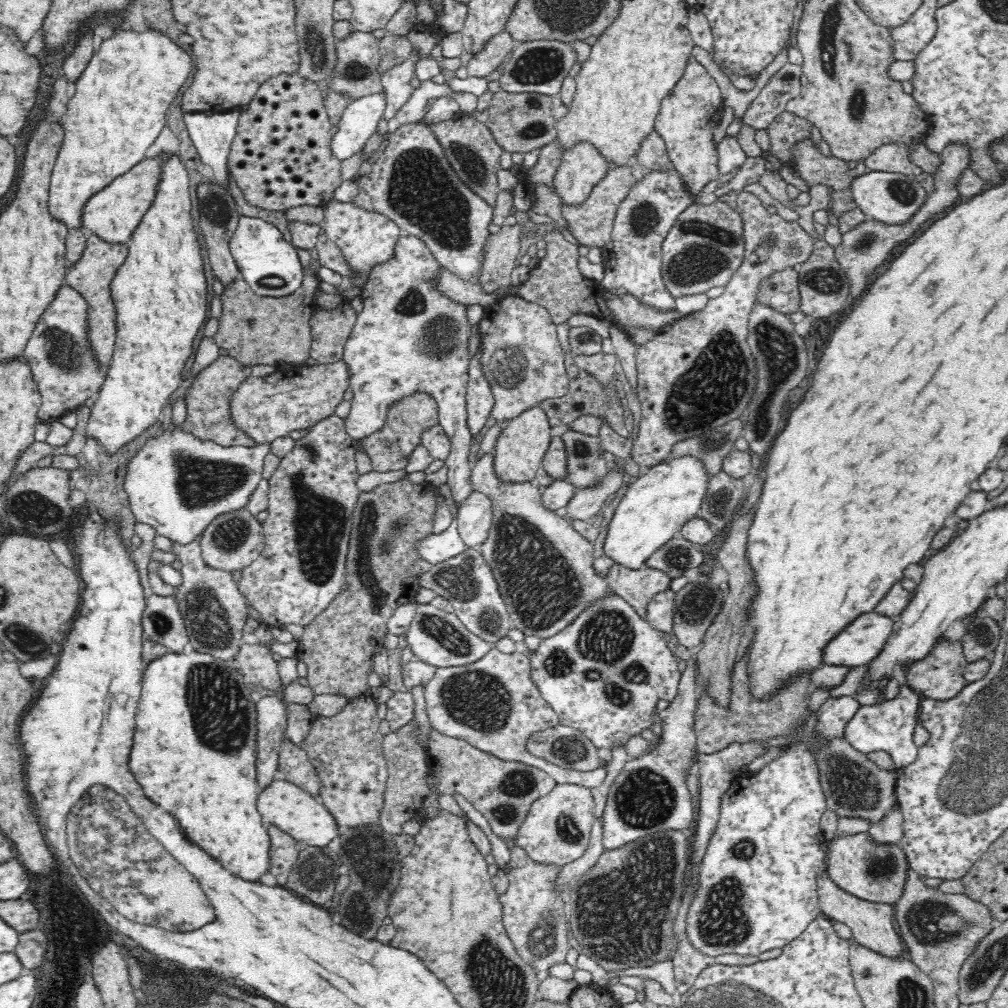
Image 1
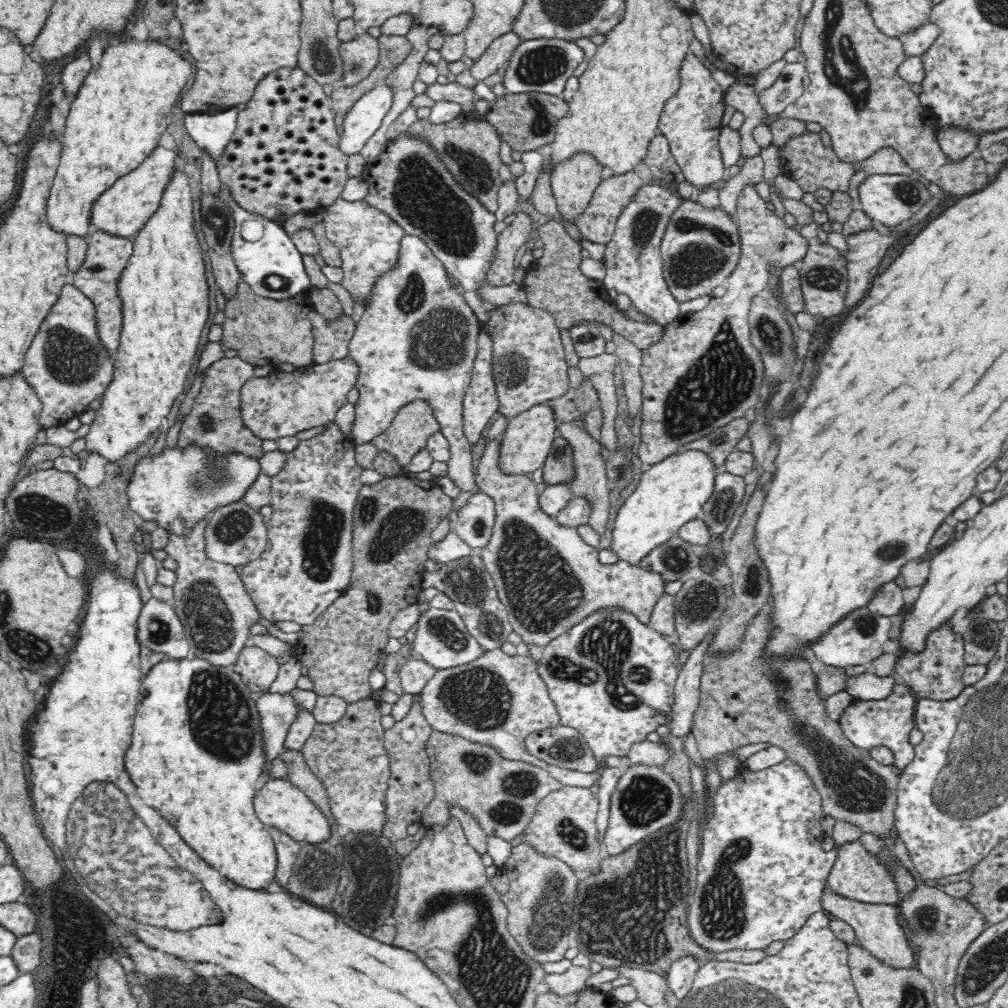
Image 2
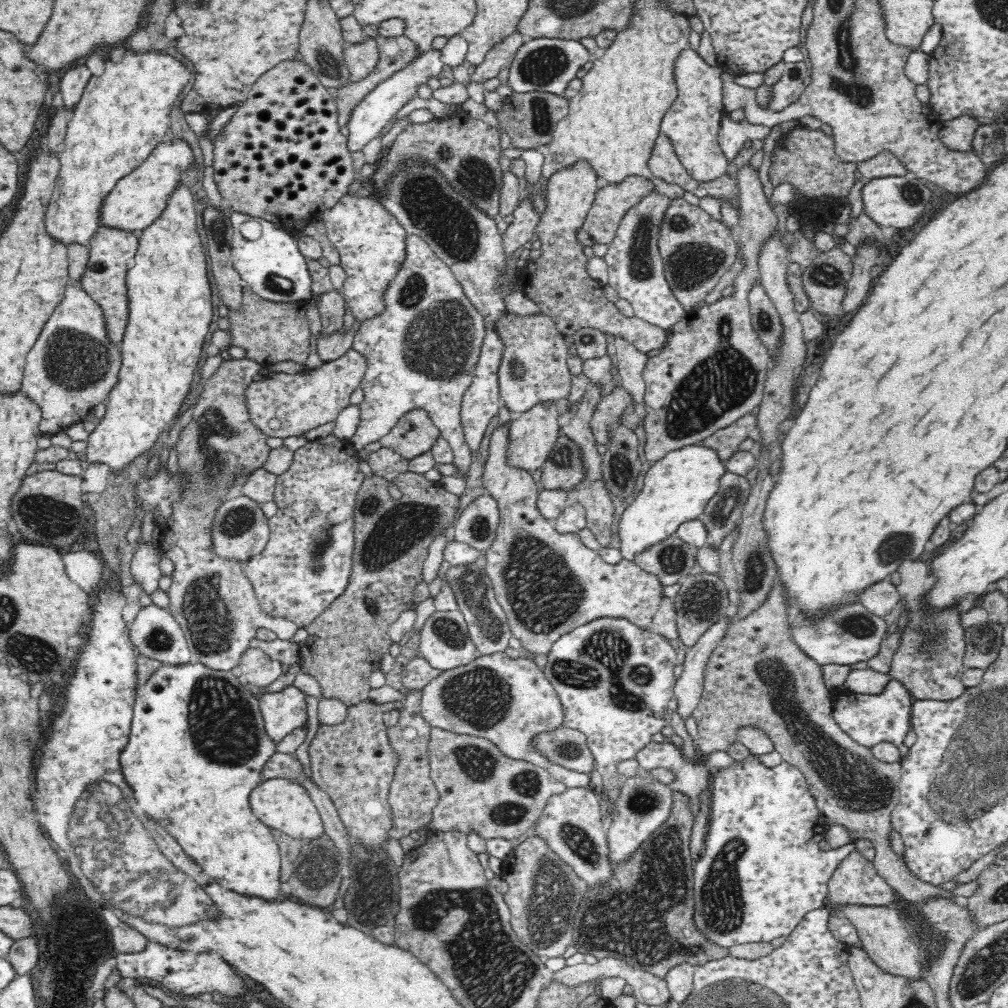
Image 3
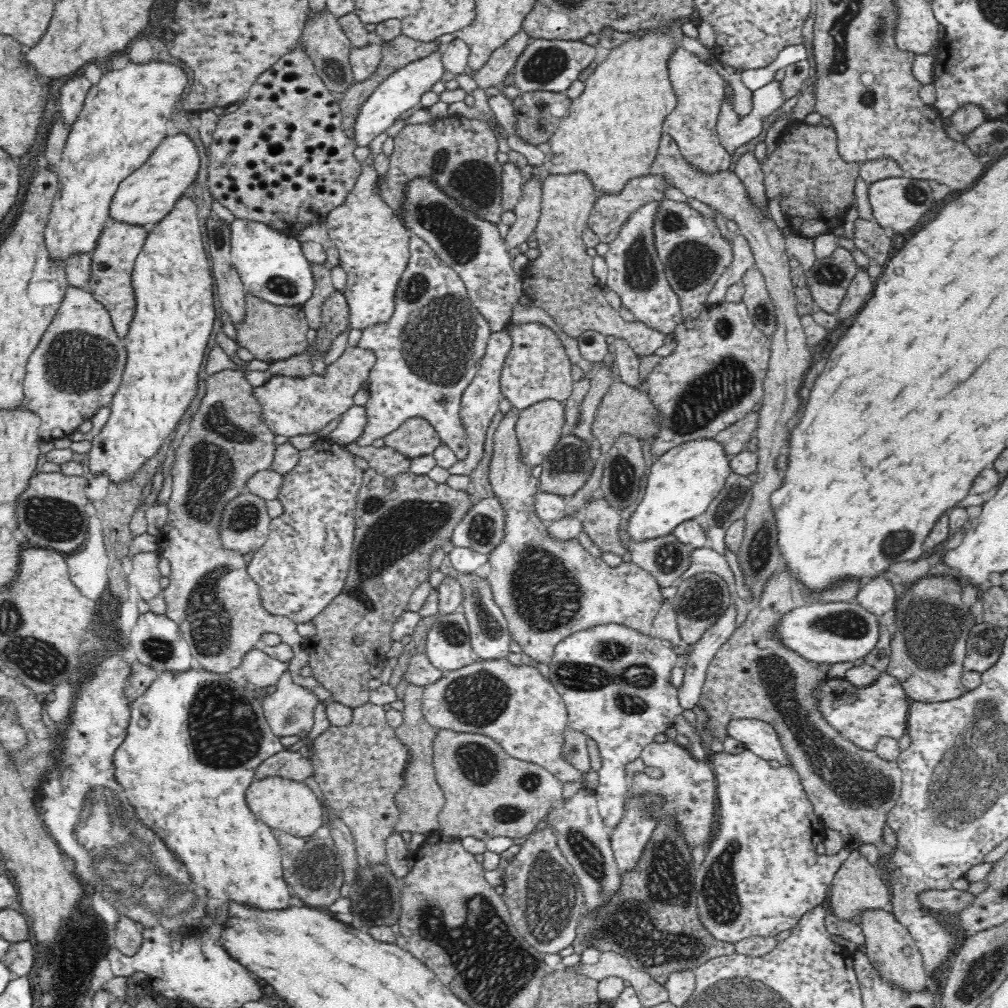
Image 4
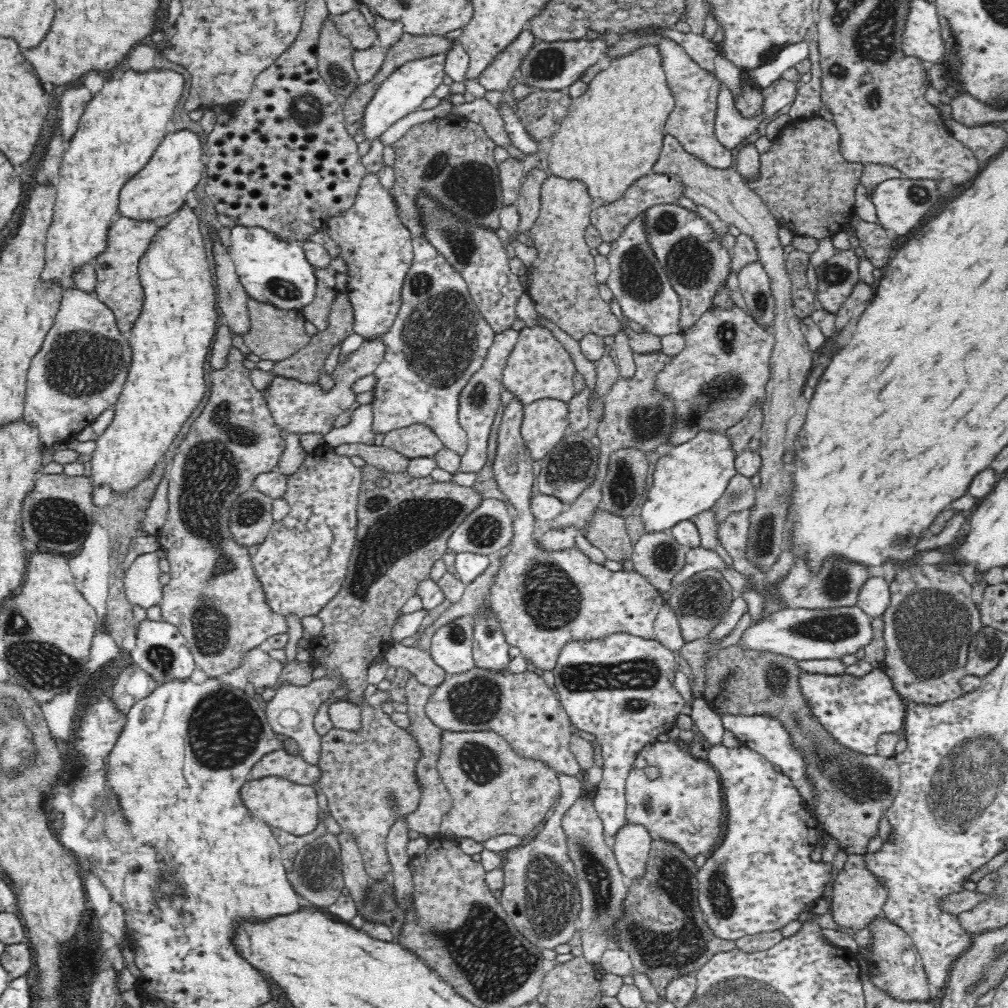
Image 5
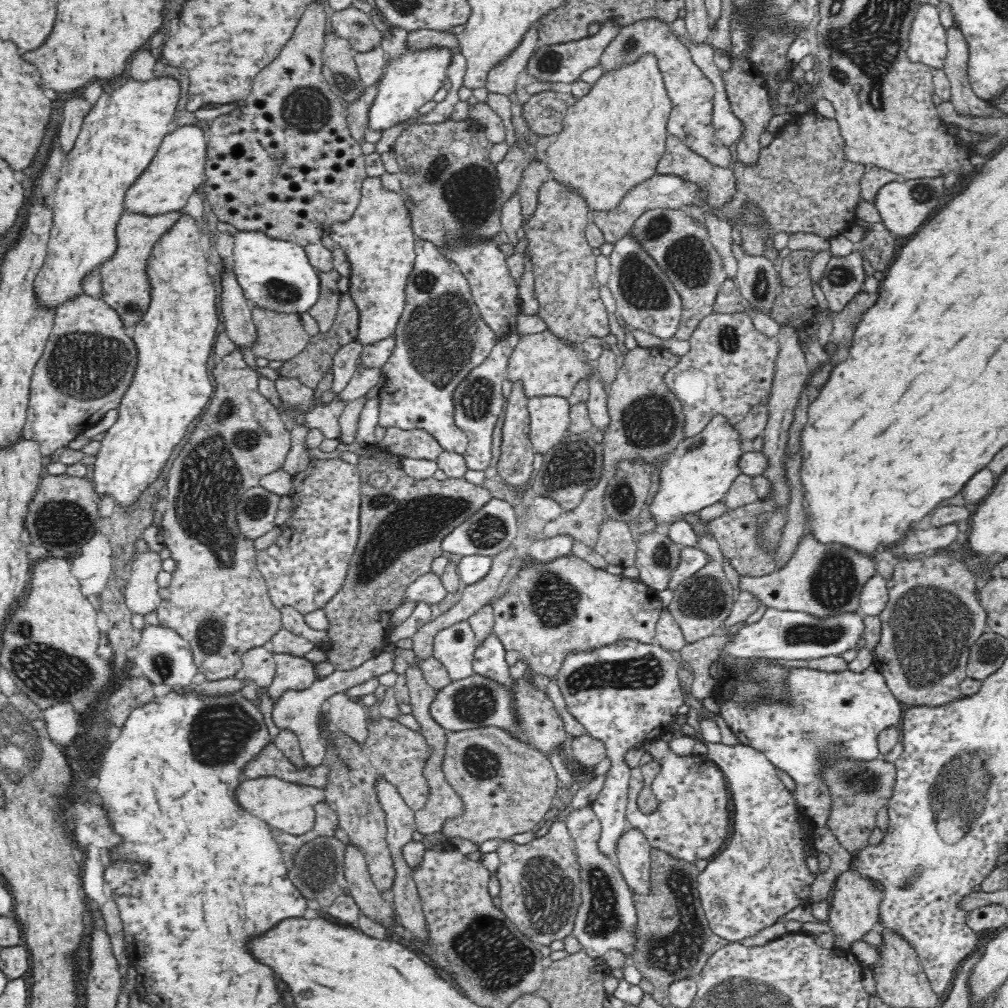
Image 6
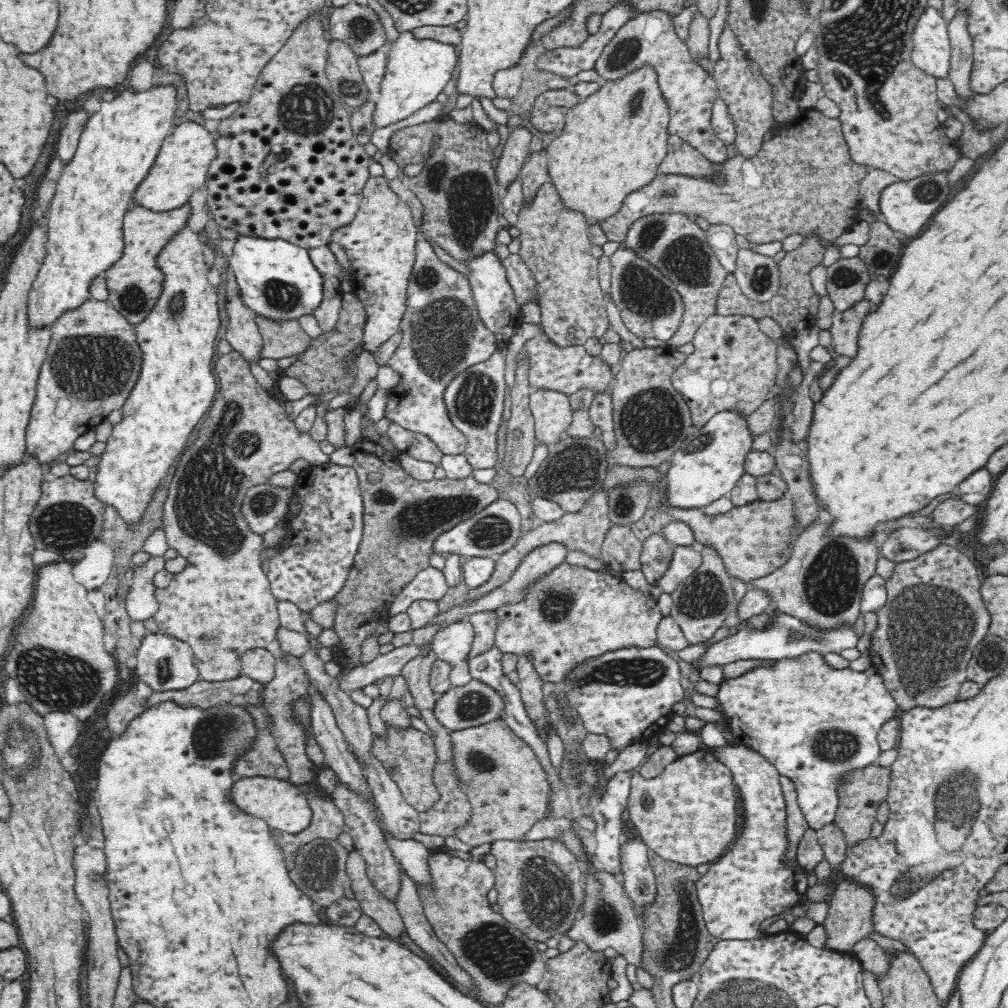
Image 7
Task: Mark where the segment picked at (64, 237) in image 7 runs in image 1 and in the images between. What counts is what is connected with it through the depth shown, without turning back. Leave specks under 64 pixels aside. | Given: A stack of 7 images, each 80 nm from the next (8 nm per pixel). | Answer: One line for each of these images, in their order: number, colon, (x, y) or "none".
1: (120, 102)
2: (117, 120)
3: (115, 128)
4: (124, 119)
5: (124, 125)
6: (120, 137)

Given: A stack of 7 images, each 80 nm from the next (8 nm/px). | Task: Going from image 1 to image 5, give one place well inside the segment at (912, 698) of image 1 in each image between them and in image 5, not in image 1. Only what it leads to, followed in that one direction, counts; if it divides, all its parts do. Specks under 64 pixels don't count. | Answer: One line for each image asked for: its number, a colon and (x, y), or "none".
2: (868, 724)
3: (868, 719)
4: (863, 715)
5: (855, 711)

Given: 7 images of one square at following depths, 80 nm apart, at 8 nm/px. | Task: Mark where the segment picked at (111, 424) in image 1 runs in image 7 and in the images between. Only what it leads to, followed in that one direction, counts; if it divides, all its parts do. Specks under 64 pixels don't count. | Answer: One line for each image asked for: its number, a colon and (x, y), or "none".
2: (165, 297)
3: (171, 311)
4: (167, 341)
5: (170, 341)
6: (171, 387)
7: (176, 388)

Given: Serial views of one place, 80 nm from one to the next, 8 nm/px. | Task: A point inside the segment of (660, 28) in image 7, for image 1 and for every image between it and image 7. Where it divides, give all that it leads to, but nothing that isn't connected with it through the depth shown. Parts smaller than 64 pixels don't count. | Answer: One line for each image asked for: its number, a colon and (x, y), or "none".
1: (687, 119)
2: (691, 120)
3: (692, 123)
4: (699, 89)
5: (692, 122)
6: (691, 92)

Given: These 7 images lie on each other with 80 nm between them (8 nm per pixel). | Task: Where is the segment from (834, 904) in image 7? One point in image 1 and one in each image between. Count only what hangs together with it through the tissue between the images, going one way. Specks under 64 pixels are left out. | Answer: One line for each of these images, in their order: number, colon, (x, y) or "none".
1: (872, 873)
2: (856, 875)
3: (856, 882)
4: (857, 887)
5: (857, 897)
6: (855, 902)

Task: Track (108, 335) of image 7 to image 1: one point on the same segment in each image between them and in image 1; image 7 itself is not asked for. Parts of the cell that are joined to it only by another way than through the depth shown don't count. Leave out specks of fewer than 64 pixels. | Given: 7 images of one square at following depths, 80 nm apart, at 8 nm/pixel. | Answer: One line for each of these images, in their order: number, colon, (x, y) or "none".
1: (63, 365)
2: (67, 367)
3: (73, 366)
4: (77, 368)
5: (80, 371)
6: (90, 358)

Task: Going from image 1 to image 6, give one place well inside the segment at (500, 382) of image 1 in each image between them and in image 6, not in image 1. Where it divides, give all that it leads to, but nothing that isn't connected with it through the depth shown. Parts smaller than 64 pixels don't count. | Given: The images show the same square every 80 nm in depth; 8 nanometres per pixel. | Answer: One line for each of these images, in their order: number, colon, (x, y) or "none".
2: (529, 369)
3: (534, 368)
4: (537, 368)
5: (539, 366)
6: (548, 366)

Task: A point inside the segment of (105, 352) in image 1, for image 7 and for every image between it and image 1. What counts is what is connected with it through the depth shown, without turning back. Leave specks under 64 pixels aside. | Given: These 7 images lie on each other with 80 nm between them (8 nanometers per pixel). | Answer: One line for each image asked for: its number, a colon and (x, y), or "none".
2: (108, 254)
3: (112, 251)
4: (113, 262)
5: (119, 286)
6: (126, 284)
7: (136, 282)

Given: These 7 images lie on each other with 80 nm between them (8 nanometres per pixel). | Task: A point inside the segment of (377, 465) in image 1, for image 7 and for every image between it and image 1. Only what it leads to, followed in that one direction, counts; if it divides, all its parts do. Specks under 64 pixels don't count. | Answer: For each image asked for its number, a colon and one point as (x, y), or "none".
2: (408, 434)
3: (415, 434)
4: (416, 438)
5: (417, 441)
6: (417, 444)
7: (416, 445)

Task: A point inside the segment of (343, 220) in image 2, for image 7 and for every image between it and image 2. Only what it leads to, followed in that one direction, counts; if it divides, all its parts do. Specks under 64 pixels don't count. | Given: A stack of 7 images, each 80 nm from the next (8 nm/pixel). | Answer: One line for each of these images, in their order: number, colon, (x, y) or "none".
3: (371, 243)
4: (374, 245)
5: (376, 246)
6: (379, 242)
7: (380, 243)

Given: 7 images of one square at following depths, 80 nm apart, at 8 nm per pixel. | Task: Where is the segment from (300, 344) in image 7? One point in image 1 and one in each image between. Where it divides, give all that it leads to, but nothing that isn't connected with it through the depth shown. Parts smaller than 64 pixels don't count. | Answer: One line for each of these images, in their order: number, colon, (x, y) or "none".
1: (253, 329)
2: (263, 331)
3: (269, 332)
4: (271, 333)
5: (277, 334)
6: (280, 336)

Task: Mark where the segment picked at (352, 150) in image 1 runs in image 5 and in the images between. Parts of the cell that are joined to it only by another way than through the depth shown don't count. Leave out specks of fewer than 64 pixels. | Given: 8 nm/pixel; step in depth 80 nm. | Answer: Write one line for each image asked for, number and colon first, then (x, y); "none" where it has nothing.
2: (365, 117)
3: (370, 116)
4: (401, 91)
5: (402, 93)

